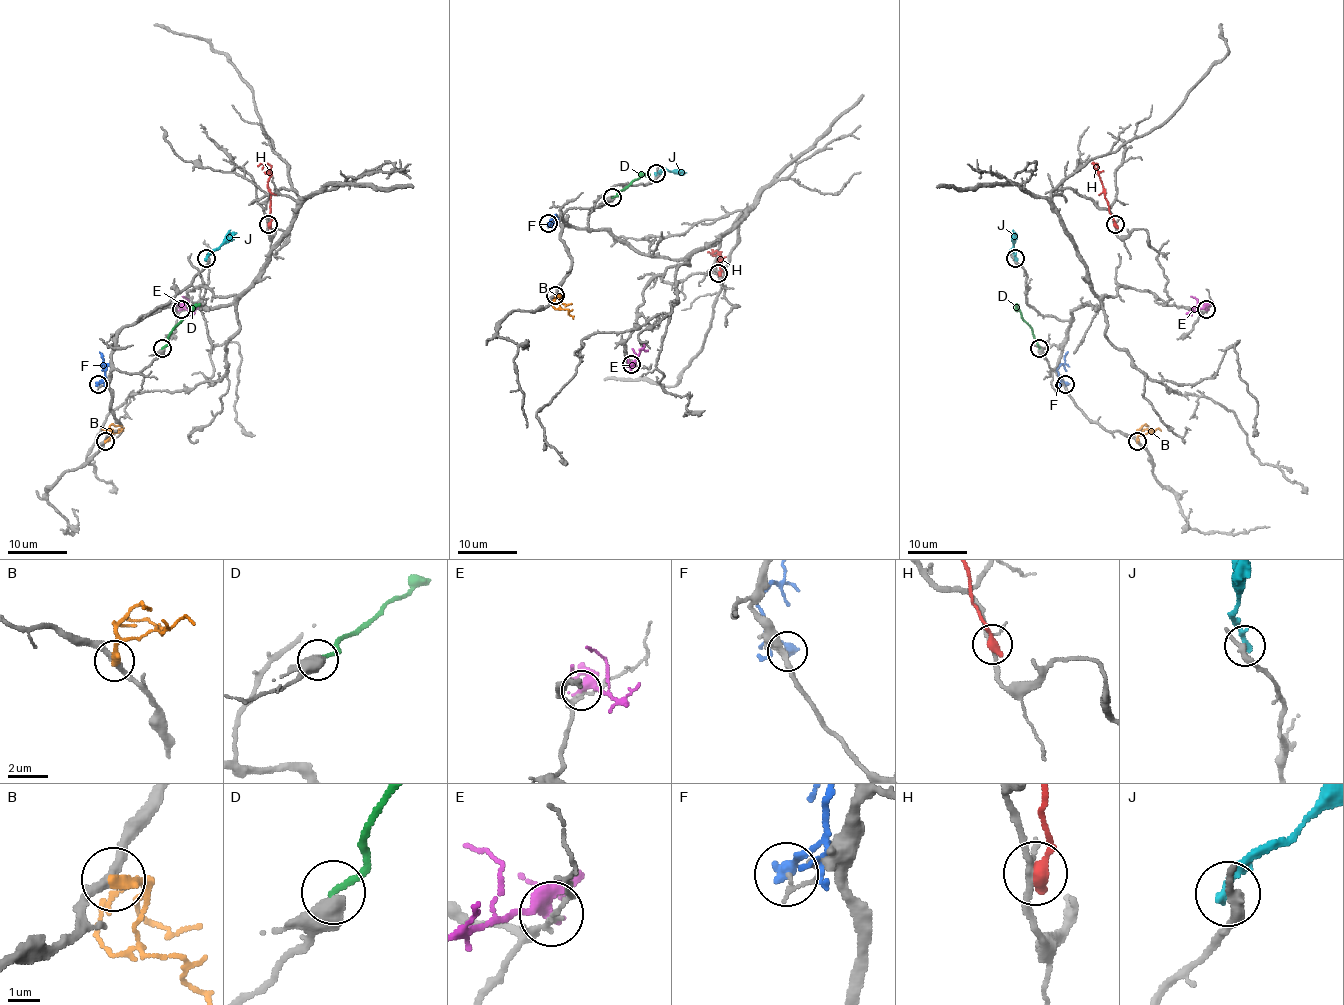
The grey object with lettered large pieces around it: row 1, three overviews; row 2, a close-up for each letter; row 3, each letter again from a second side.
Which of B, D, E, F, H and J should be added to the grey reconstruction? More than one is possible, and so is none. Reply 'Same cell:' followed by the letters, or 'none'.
Same cell: none

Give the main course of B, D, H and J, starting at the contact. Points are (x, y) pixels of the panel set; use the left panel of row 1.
B: (105, 441), (111, 432), (123, 430)
D: (162, 347), (168, 342), (170, 331), (199, 303)
H: (269, 225), (267, 180), (270, 166), (266, 163), (257, 166)
J: (207, 259), (236, 232)

